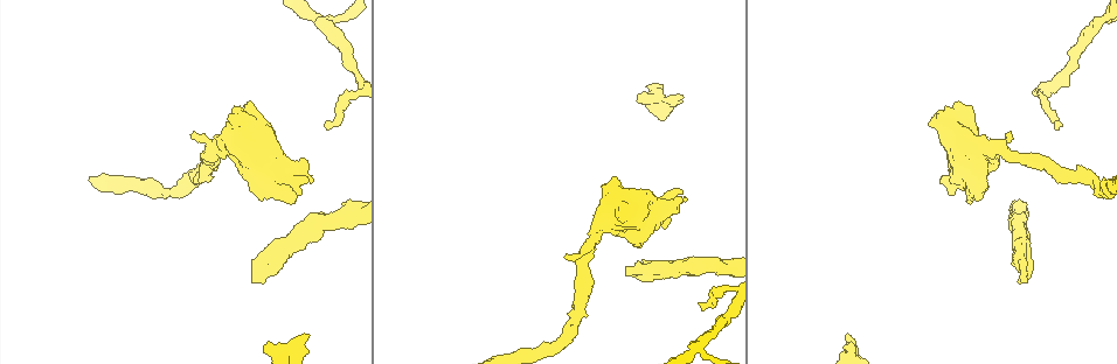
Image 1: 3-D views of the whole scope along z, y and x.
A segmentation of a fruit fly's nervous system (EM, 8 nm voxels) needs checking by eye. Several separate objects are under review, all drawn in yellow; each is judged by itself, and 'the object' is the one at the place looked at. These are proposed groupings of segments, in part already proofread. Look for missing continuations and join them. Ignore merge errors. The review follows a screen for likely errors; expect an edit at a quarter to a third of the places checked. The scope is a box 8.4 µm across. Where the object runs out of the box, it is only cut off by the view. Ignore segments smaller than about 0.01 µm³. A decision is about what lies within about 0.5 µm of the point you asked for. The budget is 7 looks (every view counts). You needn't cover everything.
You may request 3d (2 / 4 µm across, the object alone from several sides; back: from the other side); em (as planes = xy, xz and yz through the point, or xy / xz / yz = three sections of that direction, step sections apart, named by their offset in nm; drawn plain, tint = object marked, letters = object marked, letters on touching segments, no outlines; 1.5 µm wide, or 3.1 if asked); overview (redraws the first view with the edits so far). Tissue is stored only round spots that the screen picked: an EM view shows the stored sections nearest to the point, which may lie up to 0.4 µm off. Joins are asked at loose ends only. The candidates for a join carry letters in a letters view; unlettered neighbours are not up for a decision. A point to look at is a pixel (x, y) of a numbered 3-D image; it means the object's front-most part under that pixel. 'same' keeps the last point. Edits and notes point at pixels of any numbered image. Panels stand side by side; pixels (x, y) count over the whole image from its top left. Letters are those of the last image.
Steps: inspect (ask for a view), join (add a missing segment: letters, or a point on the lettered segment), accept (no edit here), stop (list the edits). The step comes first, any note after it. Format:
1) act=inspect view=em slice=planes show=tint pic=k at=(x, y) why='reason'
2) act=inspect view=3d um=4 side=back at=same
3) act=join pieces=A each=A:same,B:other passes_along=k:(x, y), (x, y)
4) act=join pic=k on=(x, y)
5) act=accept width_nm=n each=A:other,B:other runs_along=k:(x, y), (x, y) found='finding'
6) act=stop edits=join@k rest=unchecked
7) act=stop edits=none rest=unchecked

act=inspect view=3d um=4 pic=1 at=(848, 335) why='free end'

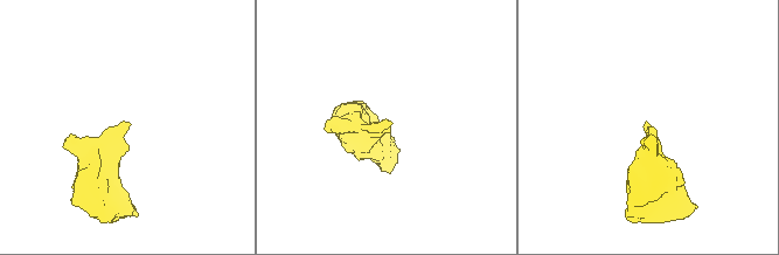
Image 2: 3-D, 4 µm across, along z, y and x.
act=inspect view=em slice=planes show=tint pic=2 at=(123, 124) why='now the EM'

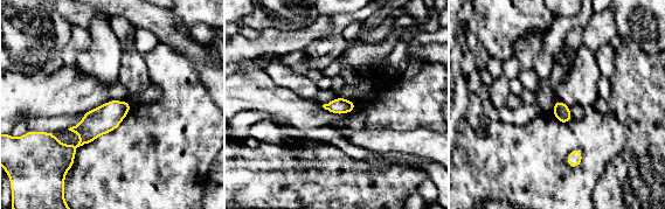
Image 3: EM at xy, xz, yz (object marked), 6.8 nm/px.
act=inspect view=em slice=planes show=letters at=same

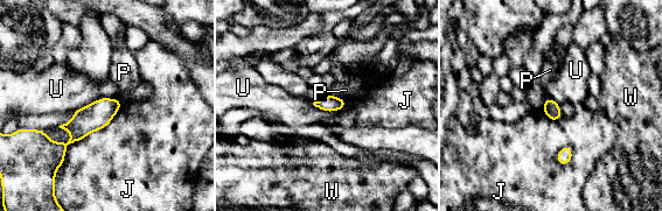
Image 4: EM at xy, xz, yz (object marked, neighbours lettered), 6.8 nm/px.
act=accept longest_contact=J:650nm each=J:other,P:other,U:other,W:other found='none of them fits'

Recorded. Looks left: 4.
act=inspect view=3d um=4 side=back pic=1 at=(699, 304) why='branch stops here'

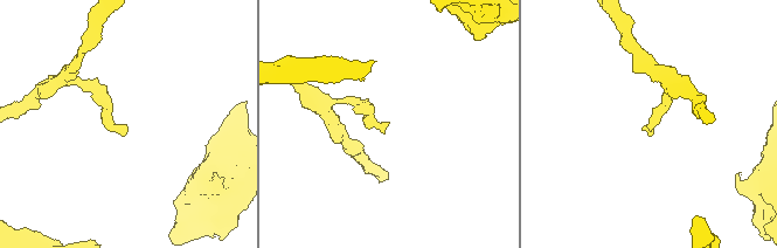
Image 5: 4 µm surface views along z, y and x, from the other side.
act=inspect view=em slice=planes show=letters pic=5 at=(653, 132)

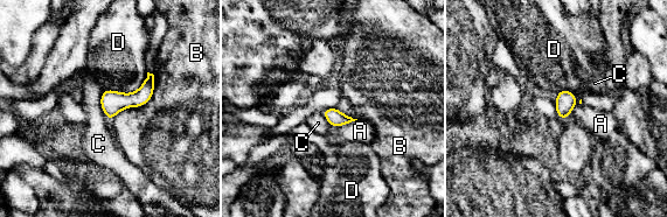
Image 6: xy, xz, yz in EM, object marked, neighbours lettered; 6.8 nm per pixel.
act=accept each=A:other,B:other,C:other,D:other border=6:(154, 75), (154, 91), (150, 99) found='no lettered segment goes on from it'

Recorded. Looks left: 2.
act=stop edits=none rest=unchecked

